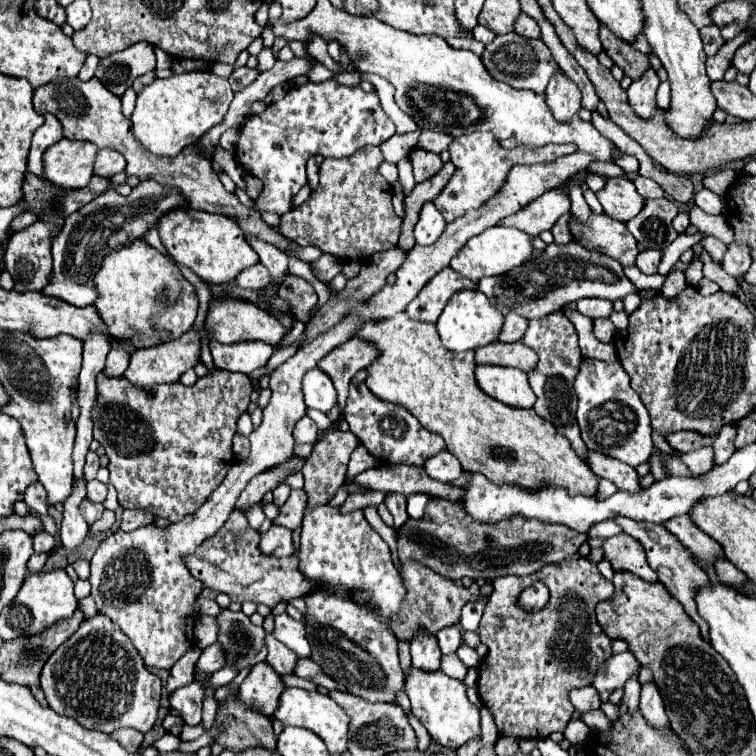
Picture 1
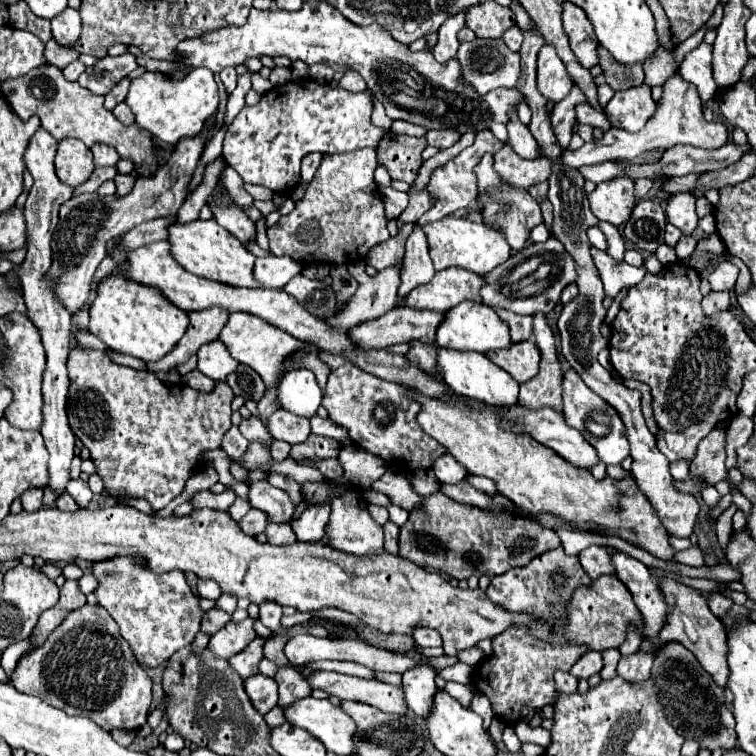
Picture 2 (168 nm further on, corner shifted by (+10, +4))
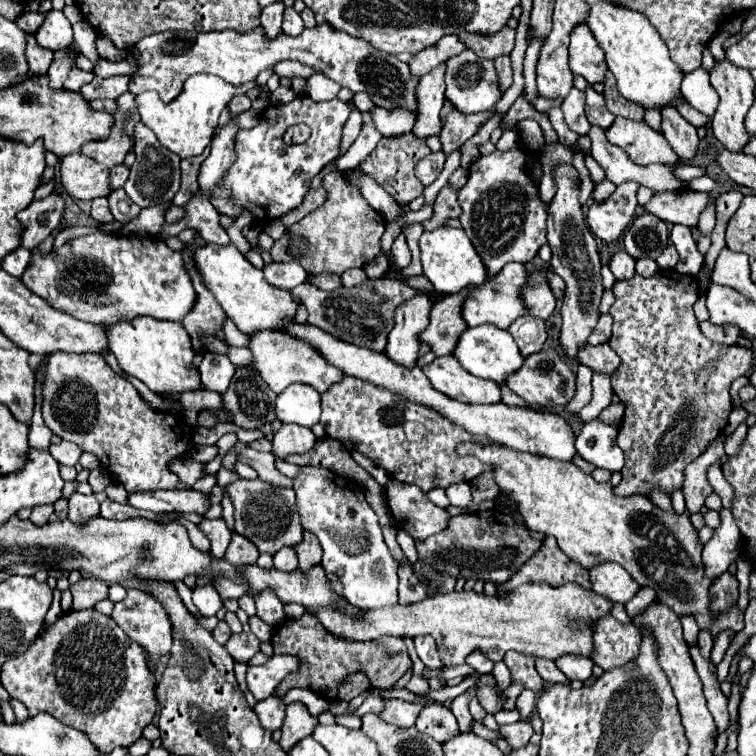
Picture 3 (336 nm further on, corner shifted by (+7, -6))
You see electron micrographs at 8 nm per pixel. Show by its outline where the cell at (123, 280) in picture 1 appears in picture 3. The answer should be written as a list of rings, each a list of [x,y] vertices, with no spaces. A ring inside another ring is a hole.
[[[149,316],[135,318],[131,322],[119,322],[109,326],[109,348],[115,354],[119,366],[129,374],[147,384],[155,394],[179,396],[187,390],[205,390],[199,372],[193,366],[193,346],[181,322],[161,322]]]

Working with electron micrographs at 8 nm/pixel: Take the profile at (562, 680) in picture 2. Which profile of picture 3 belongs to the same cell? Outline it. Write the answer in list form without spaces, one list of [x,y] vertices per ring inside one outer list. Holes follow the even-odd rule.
[[[535,658],[535,664],[537,664],[537,670],[547,684],[569,684],[567,676],[553,662],[543,660],[543,658]]]

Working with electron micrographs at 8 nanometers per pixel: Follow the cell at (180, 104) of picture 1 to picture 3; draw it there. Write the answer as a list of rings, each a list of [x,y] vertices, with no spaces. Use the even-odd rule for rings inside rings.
[[[195,74],[185,82],[183,92],[169,104],[163,104],[157,96],[157,92],[143,92],[137,96],[137,108],[141,114],[141,122],[151,128],[157,136],[157,140],[171,152],[175,152],[179,158],[191,158],[201,154],[207,144],[211,142],[211,136],[217,128],[219,114],[223,112],[225,104],[231,96],[245,94],[247,90],[257,86],[255,81],[248,82],[235,88],[227,82],[223,82],[217,76],[211,74]]]

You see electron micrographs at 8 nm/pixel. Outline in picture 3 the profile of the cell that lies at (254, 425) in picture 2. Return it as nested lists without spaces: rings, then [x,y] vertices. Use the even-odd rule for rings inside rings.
[[[243,448],[237,454],[237,460],[243,462],[243,464],[249,464],[251,468],[255,468],[259,478],[265,480],[265,482],[273,482],[273,484],[279,484],[279,486],[293,486],[293,480],[283,476],[273,466],[273,460],[275,460],[273,454],[265,454],[265,452],[257,452],[257,450],[251,450],[251,448]]]

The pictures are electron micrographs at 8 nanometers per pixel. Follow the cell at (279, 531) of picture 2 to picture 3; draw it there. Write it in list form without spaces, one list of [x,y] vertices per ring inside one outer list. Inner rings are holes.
[[[281,548],[277,554],[275,554],[275,568],[277,570],[283,570],[283,572],[293,572],[297,570],[297,554],[293,548]]]

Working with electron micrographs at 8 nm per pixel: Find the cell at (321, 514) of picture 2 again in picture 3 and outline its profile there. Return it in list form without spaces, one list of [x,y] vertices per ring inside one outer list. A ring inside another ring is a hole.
[[[303,532],[303,542],[295,548],[295,552],[299,556],[301,572],[309,570],[311,566],[317,566],[321,560],[321,546],[311,532]]]

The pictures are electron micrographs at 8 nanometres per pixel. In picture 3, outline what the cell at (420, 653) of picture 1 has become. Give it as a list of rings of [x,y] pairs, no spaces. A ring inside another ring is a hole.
[[[423,708],[417,716],[417,730],[431,736],[439,744],[457,736],[457,720],[449,708]]]

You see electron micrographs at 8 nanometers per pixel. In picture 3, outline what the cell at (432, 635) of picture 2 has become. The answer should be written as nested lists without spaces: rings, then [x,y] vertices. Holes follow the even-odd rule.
[[[415,636],[413,642],[415,642],[415,648],[417,648],[417,654],[419,654],[421,662],[427,668],[433,668],[433,670],[443,668],[443,662],[439,660],[439,654],[437,654],[435,640],[431,636]]]

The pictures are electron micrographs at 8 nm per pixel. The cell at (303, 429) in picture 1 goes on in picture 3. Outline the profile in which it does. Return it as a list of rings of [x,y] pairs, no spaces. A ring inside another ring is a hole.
[[[281,424],[281,428],[275,432],[273,438],[273,454],[277,458],[289,454],[305,454],[315,446],[315,442],[317,438],[309,428],[297,424]]]

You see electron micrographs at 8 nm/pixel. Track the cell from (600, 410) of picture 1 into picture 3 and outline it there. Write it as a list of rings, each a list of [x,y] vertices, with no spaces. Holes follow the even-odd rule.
[[[599,420],[583,424],[575,444],[581,458],[585,458],[595,468],[605,468],[609,472],[619,472],[623,468],[623,452],[615,444],[617,430]]]

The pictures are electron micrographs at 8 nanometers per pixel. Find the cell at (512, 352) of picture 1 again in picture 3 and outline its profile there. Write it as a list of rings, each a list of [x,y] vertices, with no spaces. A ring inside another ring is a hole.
[[[541,350],[525,358],[525,364],[507,378],[507,386],[521,396],[529,406],[543,406],[547,410],[565,406],[575,396],[575,370],[569,360],[557,350]]]

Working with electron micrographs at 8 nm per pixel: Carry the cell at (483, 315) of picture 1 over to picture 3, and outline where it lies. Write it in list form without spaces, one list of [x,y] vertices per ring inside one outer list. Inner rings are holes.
[[[483,324],[483,326],[477,326],[477,328],[467,328],[461,334],[459,344],[457,344],[453,354],[457,356],[457,360],[461,362],[461,366],[467,372],[471,372],[473,376],[483,378],[483,380],[493,380],[499,386],[503,386],[507,376],[511,372],[517,372],[517,368],[521,368],[521,364],[523,364],[523,356],[519,352],[513,336],[507,330],[495,328],[493,324]]]

